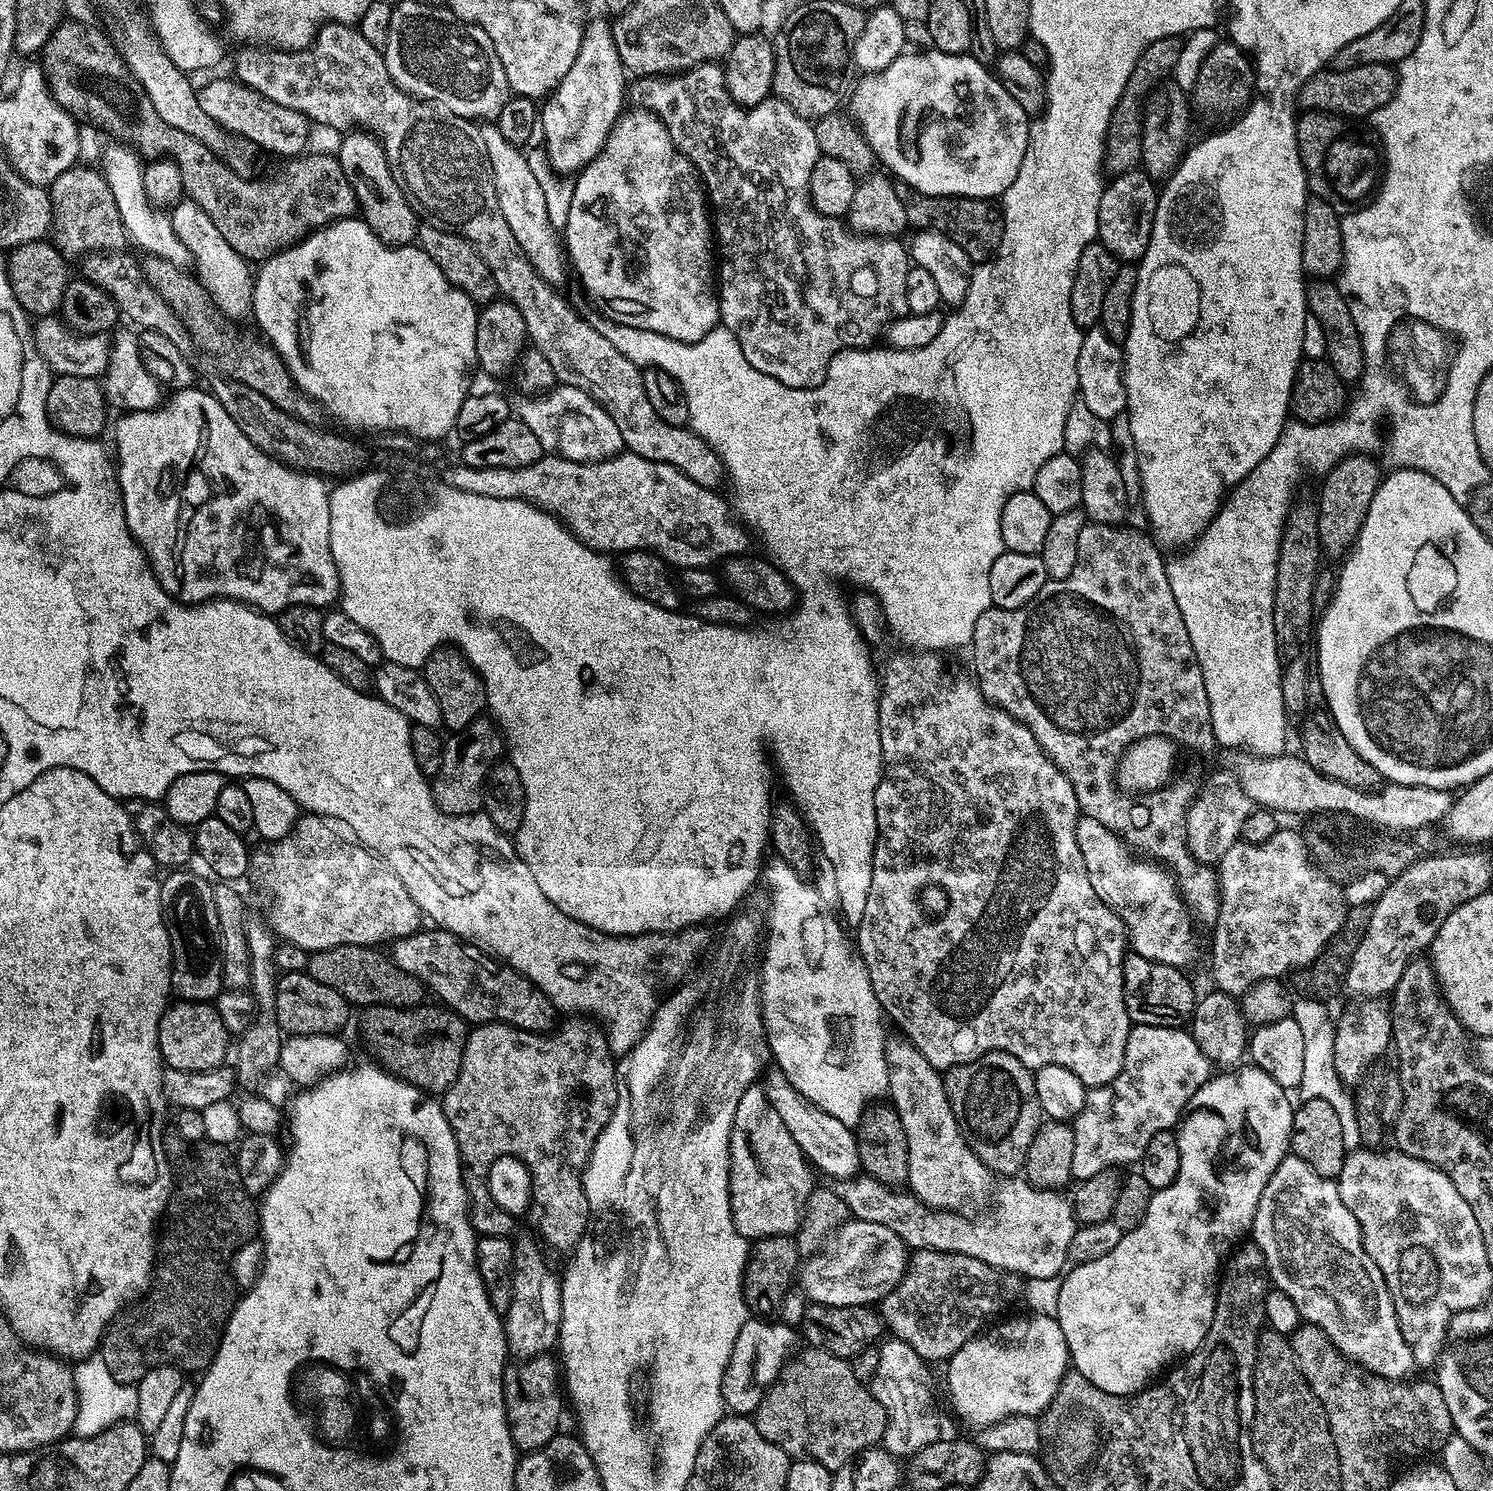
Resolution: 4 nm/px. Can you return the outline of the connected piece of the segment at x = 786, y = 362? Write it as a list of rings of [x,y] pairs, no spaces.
[[[713,62],[711,64],[699,64],[697,68],[690,68],[687,72],[678,72],[675,74],[669,74],[667,76],[646,76],[635,81],[637,84],[630,88],[630,96],[637,100],[637,105],[643,106],[649,111],[655,112],[660,120],[663,121],[668,133],[672,140],[676,144],[677,148],[681,152],[686,153],[692,160],[692,165],[696,167],[696,171],[699,172],[701,181],[706,189],[707,199],[710,201],[711,207],[714,209],[714,236],[718,241],[718,256],[724,261],[719,261],[718,264],[718,295],[720,297],[720,319],[723,327],[729,328],[731,332],[738,338],[738,342],[742,346],[742,354],[746,354],[746,362],[750,362],[750,366],[754,366],[754,370],[762,370],[766,374],[770,374],[778,382],[782,382],[788,388],[817,388],[824,380],[824,373],[828,370],[828,364],[839,352],[845,352],[848,348],[870,348],[877,343],[876,339],[885,335],[886,329],[897,316],[909,315],[908,303],[906,302],[906,274],[910,267],[910,252],[907,247],[904,248],[899,243],[901,242],[896,238],[885,238],[882,236],[861,236],[854,234],[852,229],[848,227],[847,223],[843,219],[835,216],[824,216],[814,205],[812,205],[812,199],[810,198],[810,174],[814,170],[814,162],[818,162],[818,158],[822,155],[820,147],[818,146],[818,138],[816,137],[816,129],[813,121],[807,120],[806,117],[800,116],[794,110],[790,110],[790,106],[786,106],[786,102],[777,100],[775,98],[769,98],[762,101],[760,104],[756,104],[753,108],[741,108],[740,105],[730,98],[730,94],[726,90],[724,85],[724,70],[719,63]]]

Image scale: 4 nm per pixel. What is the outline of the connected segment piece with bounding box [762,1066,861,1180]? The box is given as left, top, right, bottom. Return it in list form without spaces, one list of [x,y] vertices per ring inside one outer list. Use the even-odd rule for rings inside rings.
[[[772,1066],[768,1077],[763,1077],[762,1087],[770,1106],[778,1110],[782,1122],[786,1122],[786,1130],[790,1130],[790,1138],[798,1142],[805,1160],[813,1169],[826,1172],[830,1176],[838,1176],[840,1180],[852,1178],[861,1171],[859,1146],[856,1133],[853,1129],[846,1127],[838,1118],[830,1118],[826,1110],[814,1106],[795,1085],[784,1076],[780,1067]]]

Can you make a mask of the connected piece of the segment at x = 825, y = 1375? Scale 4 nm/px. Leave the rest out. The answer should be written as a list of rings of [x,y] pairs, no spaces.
[[[808,1346],[805,1349],[805,1352],[797,1351],[781,1367],[776,1379],[767,1385],[762,1402],[756,1407],[754,1419],[758,1434],[762,1434],[766,1442],[774,1442],[774,1446],[786,1450],[790,1458],[813,1460],[834,1474],[855,1460],[861,1452],[875,1448],[883,1441],[888,1415],[882,1402],[874,1398],[871,1387],[854,1378],[854,1370],[845,1357],[835,1356],[821,1348]]]

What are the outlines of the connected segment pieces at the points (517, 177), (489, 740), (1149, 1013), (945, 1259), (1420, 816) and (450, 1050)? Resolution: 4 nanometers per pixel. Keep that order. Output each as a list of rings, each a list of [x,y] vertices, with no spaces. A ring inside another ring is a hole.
[[[495,123],[480,124],[482,142],[486,142],[486,154],[490,158],[490,166],[494,174],[494,186],[498,190],[498,204],[502,206],[502,216],[510,222],[510,230],[514,238],[522,246],[526,258],[538,270],[543,280],[553,286],[560,286],[564,280],[564,260],[566,264],[566,248],[562,243],[561,233],[547,216],[546,195],[538,178],[530,170],[527,155],[517,145],[502,138],[500,129]],[[521,152],[521,153],[520,153]]]
[[[477,718],[461,732],[452,732],[443,745],[442,764],[431,781],[432,797],[448,816],[471,816],[484,807],[484,779],[488,769],[501,759],[506,745],[491,719]]]
[[[1135,954],[1124,957],[1124,1001],[1128,1019],[1133,1025],[1149,1024],[1163,1028],[1179,1028],[1187,1025],[1196,1007],[1198,992],[1192,989],[1190,981],[1184,977],[1181,969],[1154,962]]]
[[[921,1248],[909,1255],[908,1269],[898,1286],[879,1301],[878,1311],[885,1329],[895,1339],[906,1342],[925,1362],[947,1362],[1003,1304],[1019,1301],[1021,1296],[1022,1280],[1013,1272],[1001,1272],[966,1254]]]
[[[1303,755],[1240,756],[1234,765],[1242,790],[1246,790],[1253,805],[1263,806],[1277,814],[1293,812],[1296,816],[1311,817],[1313,814],[1341,814],[1345,812],[1353,821],[1365,820],[1377,824],[1380,830],[1392,834],[1415,834],[1420,828],[1432,828],[1443,821],[1454,799],[1447,788],[1430,786],[1402,786],[1385,783],[1379,790],[1356,788],[1341,780],[1324,776],[1319,769],[1307,763]],[[1380,791],[1381,792],[1376,792]],[[1356,819],[1356,820],[1355,820]]]
[[[369,1004],[360,1016],[360,1036],[366,1047],[372,1051],[371,1059],[385,1072],[404,1080],[419,1088],[424,1094],[443,1094],[458,1078],[458,1070],[462,1066],[462,1054],[466,1050],[466,1042],[470,1031],[469,1021],[460,1017],[457,1012],[443,1006],[428,1008],[395,1008],[385,1004]]]

